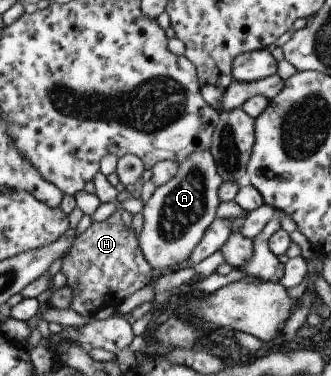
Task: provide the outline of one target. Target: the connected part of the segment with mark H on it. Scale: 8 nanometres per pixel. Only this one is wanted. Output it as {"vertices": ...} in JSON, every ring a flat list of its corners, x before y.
{"vertices":[[117,206,115,211,105,220,91,223,89,227,73,238,68,253,63,258,60,270,66,278,66,285,71,289,72,297,68,307,77,312,79,316,93,316,95,312,105,306,113,306,115,309,119,302,126,296,137,292,150,280,150,266,143,258,134,230,131,228,132,214]]}

